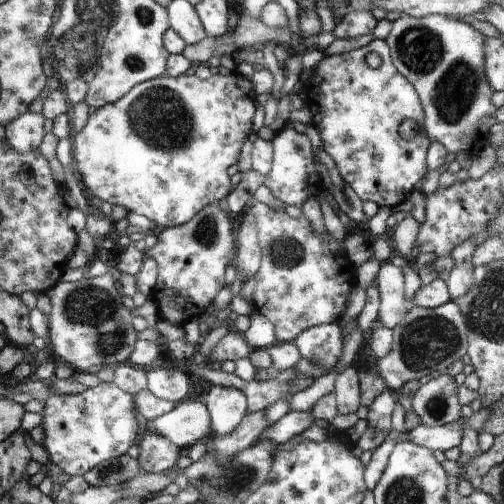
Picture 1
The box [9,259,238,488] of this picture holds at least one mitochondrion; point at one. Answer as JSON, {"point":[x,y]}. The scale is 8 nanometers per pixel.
{"point":[94,307]}

